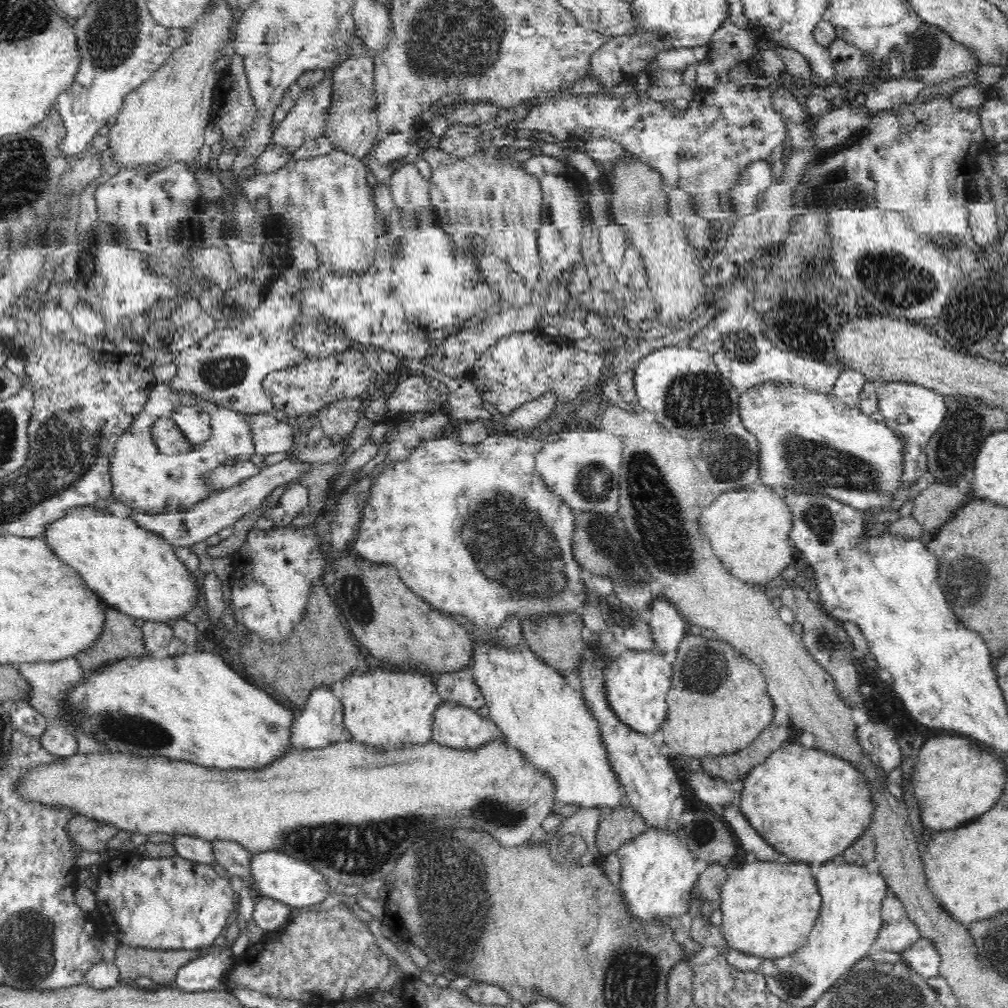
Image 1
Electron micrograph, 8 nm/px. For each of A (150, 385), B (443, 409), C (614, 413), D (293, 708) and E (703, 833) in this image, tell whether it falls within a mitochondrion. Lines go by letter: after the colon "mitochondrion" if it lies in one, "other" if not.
A: other
B: other
C: other
D: other
E: mitochondrion

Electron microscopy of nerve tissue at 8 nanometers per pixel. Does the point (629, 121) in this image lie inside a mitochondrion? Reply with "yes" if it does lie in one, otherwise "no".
no

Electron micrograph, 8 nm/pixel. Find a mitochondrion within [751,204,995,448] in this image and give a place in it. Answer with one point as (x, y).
(890, 278)

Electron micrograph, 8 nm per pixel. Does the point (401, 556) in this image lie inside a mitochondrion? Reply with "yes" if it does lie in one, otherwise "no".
no

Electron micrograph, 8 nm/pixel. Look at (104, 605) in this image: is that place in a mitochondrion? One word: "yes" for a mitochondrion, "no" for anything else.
no

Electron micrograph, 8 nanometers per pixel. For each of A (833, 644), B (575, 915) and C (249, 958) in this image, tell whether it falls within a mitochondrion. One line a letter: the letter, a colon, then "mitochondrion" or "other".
A: mitochondrion
B: other
C: other

